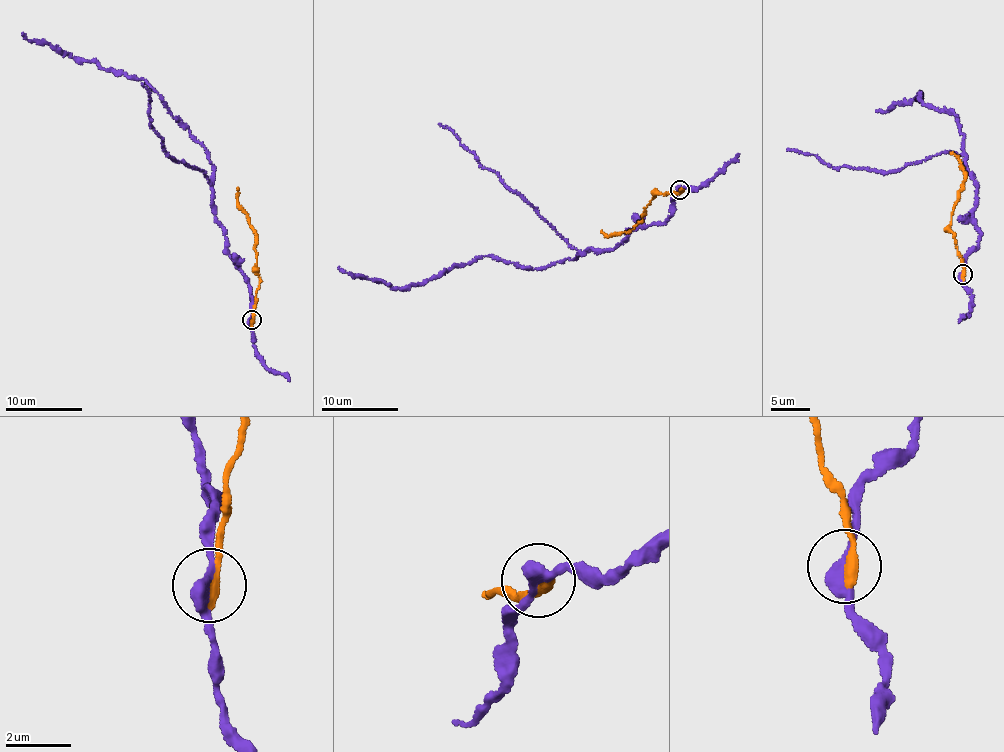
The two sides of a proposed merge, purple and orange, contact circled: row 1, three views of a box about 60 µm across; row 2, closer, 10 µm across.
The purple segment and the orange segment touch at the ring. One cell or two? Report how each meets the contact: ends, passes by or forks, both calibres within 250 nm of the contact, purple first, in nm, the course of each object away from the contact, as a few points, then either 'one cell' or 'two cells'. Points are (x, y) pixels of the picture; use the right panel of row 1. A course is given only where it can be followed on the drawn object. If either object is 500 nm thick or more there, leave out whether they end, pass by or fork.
purple passes by; orange ends; calibres 360 and 320 nm; course purple (962, 275), (980, 229), (972, 214), (976, 187), (952, 112), (939, 112), (919, 93), (876, 110); course orange (962, 275), (963, 259), (957, 250), (955, 232), (949, 230), (965, 172), (961, 162), (950, 152); two cells

